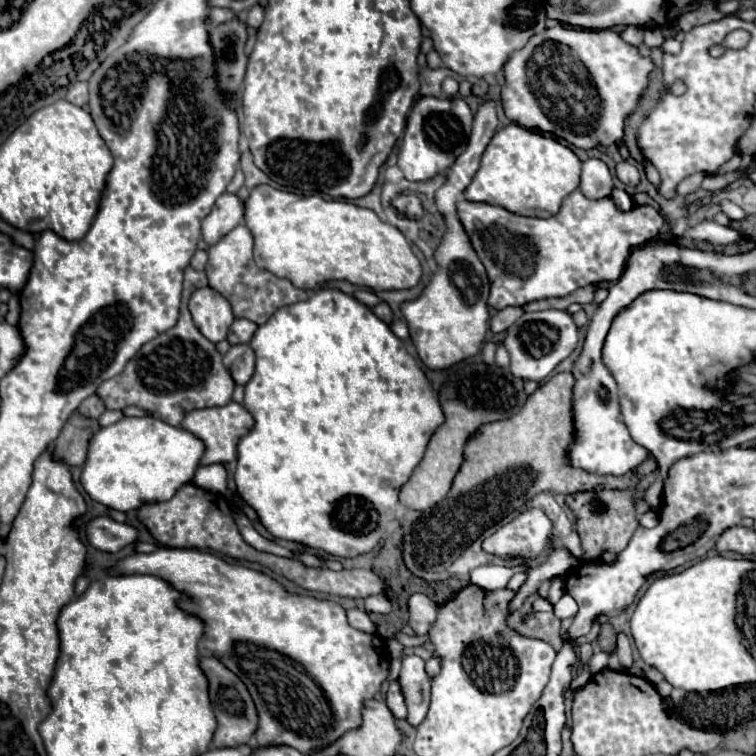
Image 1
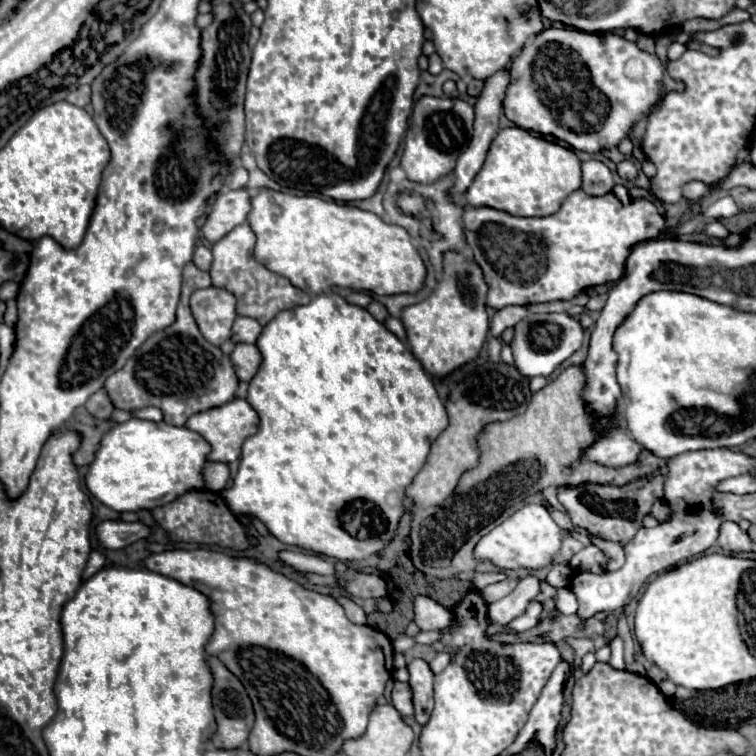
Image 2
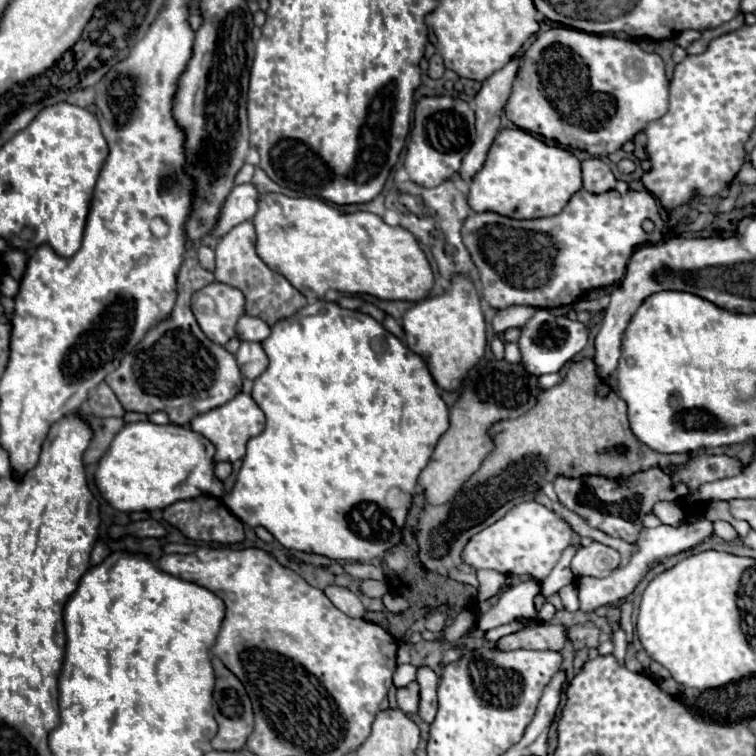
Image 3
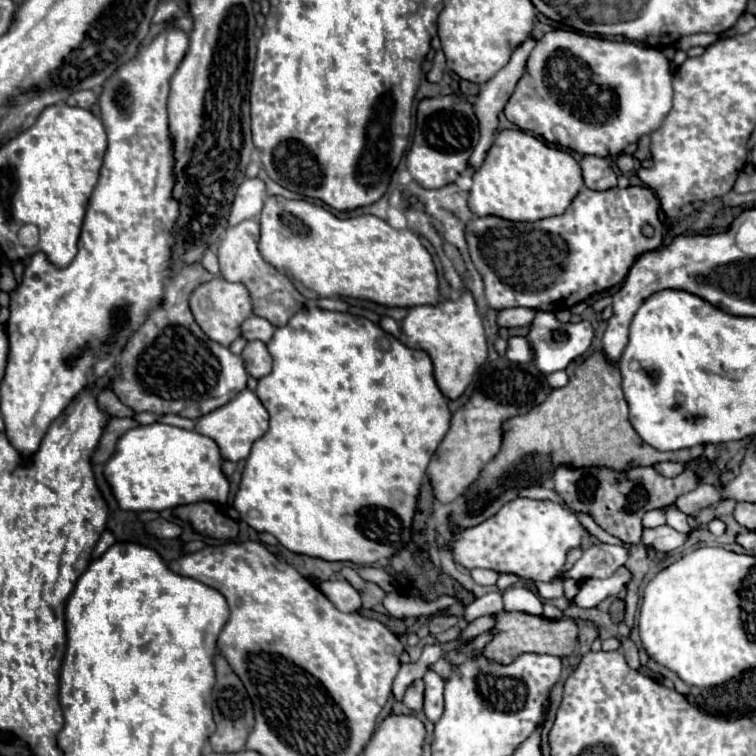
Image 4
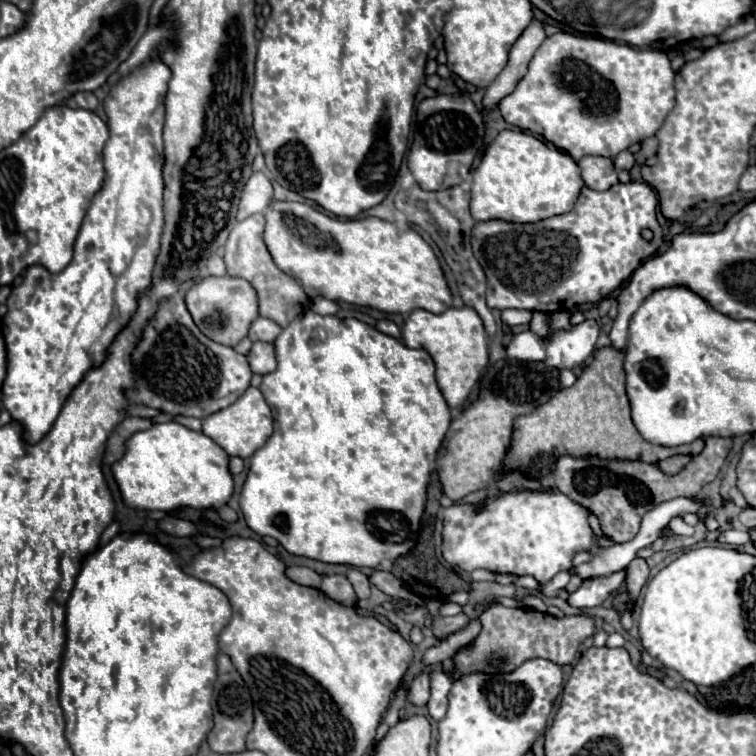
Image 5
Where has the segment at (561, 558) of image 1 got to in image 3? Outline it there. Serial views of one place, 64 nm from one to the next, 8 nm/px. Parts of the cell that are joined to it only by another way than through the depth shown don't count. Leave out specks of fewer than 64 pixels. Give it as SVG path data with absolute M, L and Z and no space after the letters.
M536 580L530 582L520 582L510 586L498 600L496 606L492 606L484 616L480 616L480 620L476 622L476 630L486 632L490 628L502 626L512 622L514 618L536 618L538 610L534 604L534 598L538 594L540 586Z

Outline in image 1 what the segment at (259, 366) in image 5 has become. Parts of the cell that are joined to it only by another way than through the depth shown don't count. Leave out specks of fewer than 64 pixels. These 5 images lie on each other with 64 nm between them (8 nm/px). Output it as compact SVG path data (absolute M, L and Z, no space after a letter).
M248 344L232 346L224 356L224 364L228 366L236 384L246 384L250 380L250 376L254 374L254 362L254 350Z

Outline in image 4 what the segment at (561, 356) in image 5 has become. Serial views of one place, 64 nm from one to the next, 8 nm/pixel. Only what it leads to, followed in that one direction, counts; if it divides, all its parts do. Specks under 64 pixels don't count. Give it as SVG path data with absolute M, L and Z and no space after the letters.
M536 312L536 318L530 324L528 340L536 350L534 364L538 366L540 372L550 374L556 370L564 370L570 362L574 362L578 356L582 356L590 348L590 344L594 340L594 328L588 320L582 320L578 324L572 324L572 322L562 324L556 320L556 316L552 312Z

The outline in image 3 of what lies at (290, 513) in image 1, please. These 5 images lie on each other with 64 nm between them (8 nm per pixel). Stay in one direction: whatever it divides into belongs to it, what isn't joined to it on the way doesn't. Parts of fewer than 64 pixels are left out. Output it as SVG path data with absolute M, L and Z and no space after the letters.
M316 300L314 304L308 304L302 310L298 310L294 316L276 322L272 326L272 334L262 342L262 346L270 358L270 366L254 380L252 398L266 414L266 428L262 434L258 434L248 442L248 450L242 468L238 472L236 486L230 494L222 498L224 504L244 524L252 528L256 526L266 528L284 548L312 552L334 560L352 560L352 562L368 562L372 558L382 558L384 552L388 552L390 548L402 542L402 526L412 506L412 494L418 484L418 476L422 468L428 464L434 452L434 444L438 444L442 432L446 432L448 428L450 412L440 396L434 378L430 376L426 360L410 352L410 348L406 348L394 334L384 330L382 324L376 322L374 318L360 312L344 310L334 302L326 302L326 300Z

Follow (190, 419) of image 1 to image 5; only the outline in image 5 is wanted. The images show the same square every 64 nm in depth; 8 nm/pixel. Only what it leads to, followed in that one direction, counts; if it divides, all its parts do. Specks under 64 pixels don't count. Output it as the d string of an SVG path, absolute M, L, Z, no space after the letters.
M250 386L232 406L228 406L228 408L224 408L220 412L214 412L208 418L204 418L202 432L208 438L212 438L218 446L222 446L228 456L250 458L272 436L272 432L274 432L274 418L272 418L270 406L266 404L266 400L262 396L262 390Z

